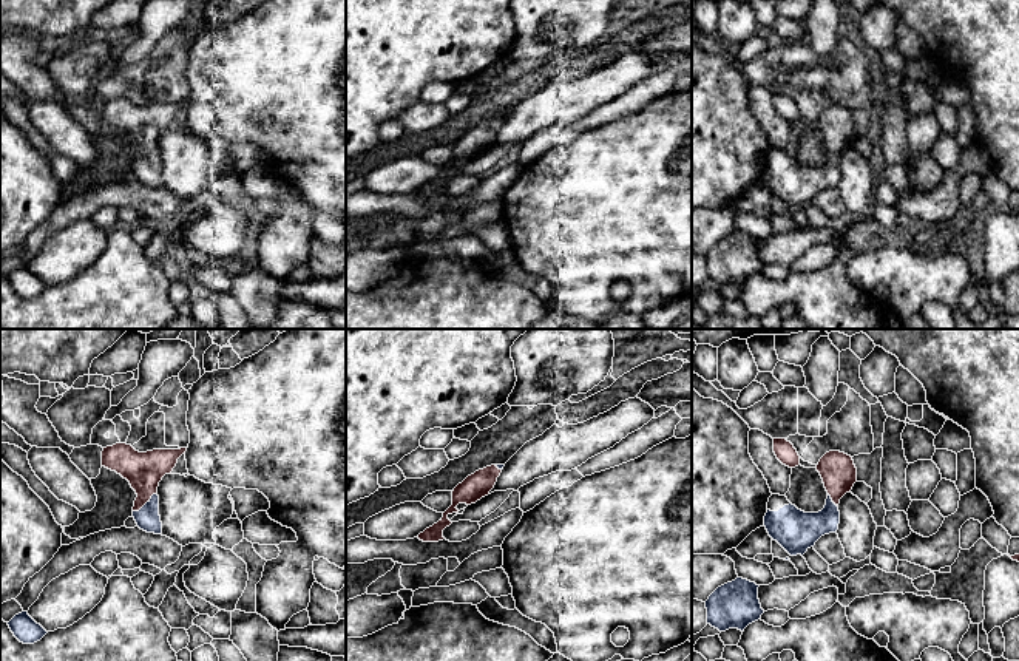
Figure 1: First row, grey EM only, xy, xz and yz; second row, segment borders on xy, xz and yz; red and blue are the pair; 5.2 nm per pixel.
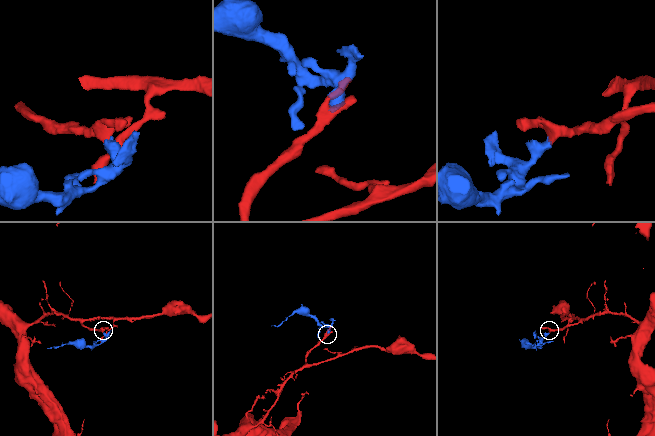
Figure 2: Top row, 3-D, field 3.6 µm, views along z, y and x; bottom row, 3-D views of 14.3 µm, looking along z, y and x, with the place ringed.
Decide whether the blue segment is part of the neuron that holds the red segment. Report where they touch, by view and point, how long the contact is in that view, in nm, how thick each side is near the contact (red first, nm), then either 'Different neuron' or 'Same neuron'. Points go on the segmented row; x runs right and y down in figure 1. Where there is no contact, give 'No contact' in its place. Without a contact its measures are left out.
Touches red at xy (144, 504). Shared border 160 nm. Thickness 200 nm (red) against 120 nm. Same neuron

